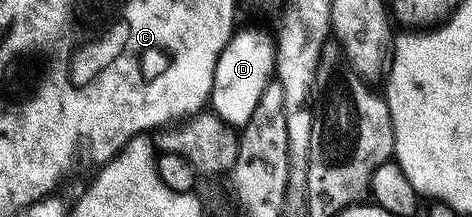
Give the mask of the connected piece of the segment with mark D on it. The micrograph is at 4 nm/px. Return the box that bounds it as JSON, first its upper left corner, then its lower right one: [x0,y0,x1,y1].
[210,29,276,128]

